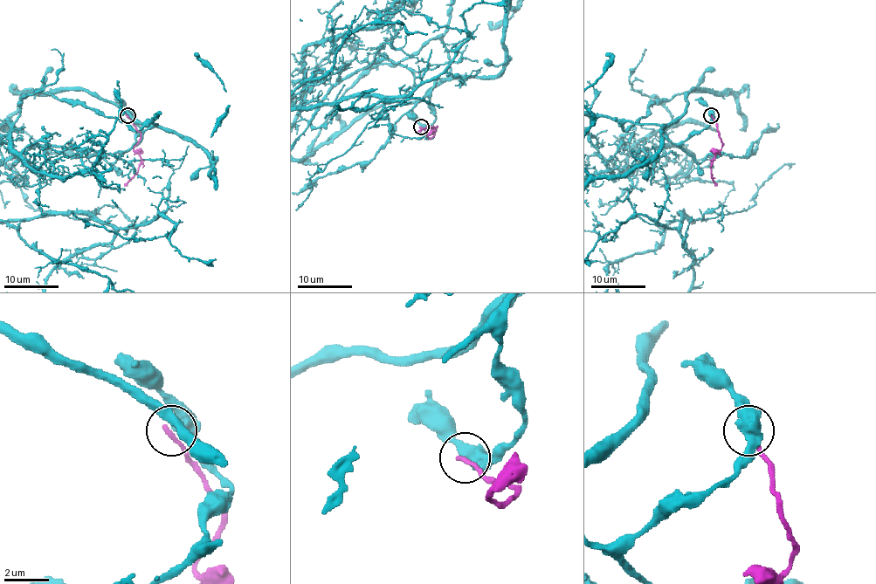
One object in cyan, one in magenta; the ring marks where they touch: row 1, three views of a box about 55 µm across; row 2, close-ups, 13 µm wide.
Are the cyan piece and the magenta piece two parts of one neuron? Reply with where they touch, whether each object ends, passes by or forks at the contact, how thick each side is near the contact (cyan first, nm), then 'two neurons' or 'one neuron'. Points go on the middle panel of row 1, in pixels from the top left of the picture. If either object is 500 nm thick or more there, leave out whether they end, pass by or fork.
at (421, 127); cyan passes by; magenta ends there; 440 nm thick on the cyan side, 220 nm on the other; two neurons

